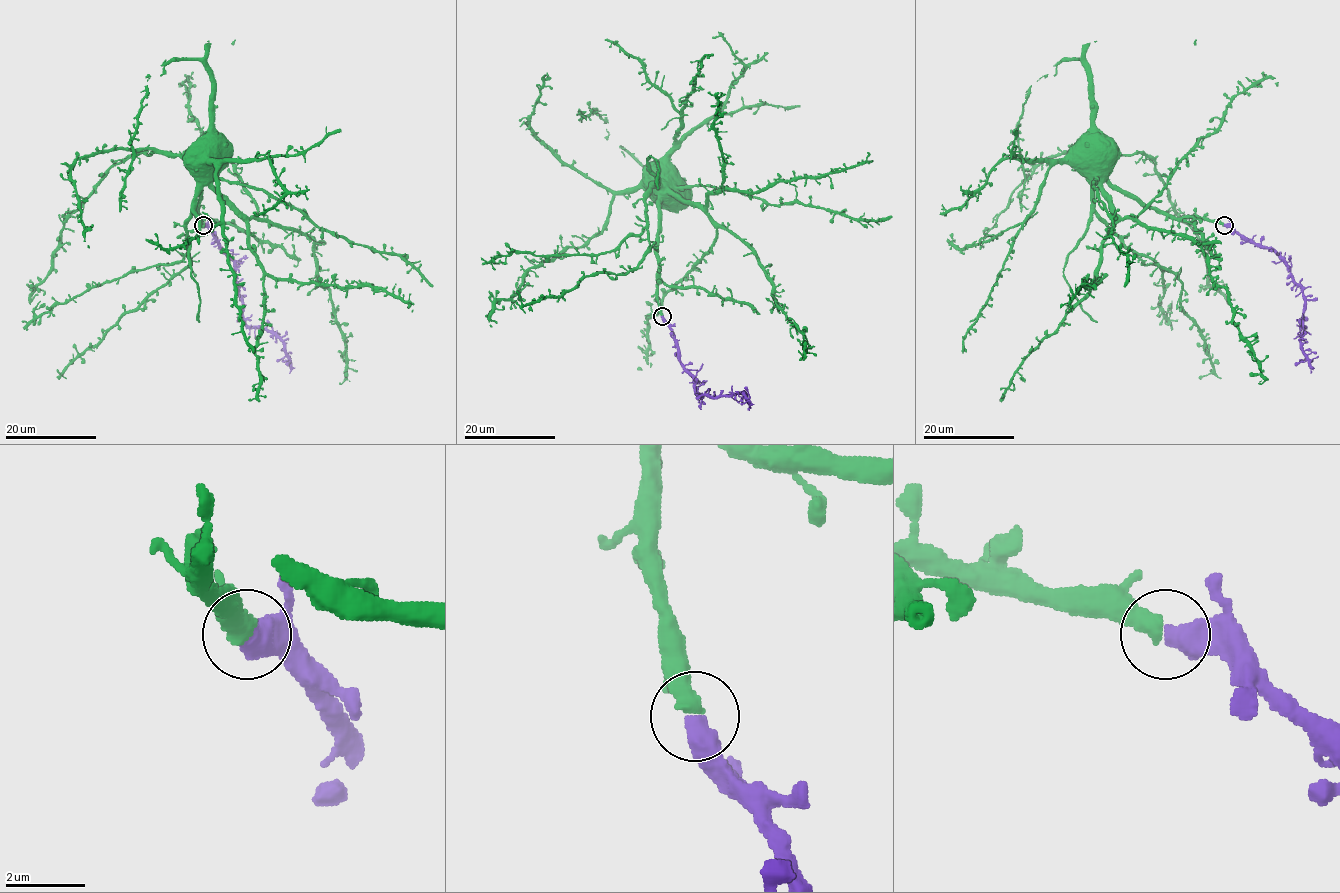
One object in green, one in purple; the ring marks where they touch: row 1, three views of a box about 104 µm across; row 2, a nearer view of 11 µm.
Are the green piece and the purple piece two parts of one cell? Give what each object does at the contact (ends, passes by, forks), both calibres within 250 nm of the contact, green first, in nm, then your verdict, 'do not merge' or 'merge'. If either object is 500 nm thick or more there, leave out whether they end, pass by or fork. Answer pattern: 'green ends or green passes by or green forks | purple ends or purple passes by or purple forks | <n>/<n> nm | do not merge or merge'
480/550 nm | merge

